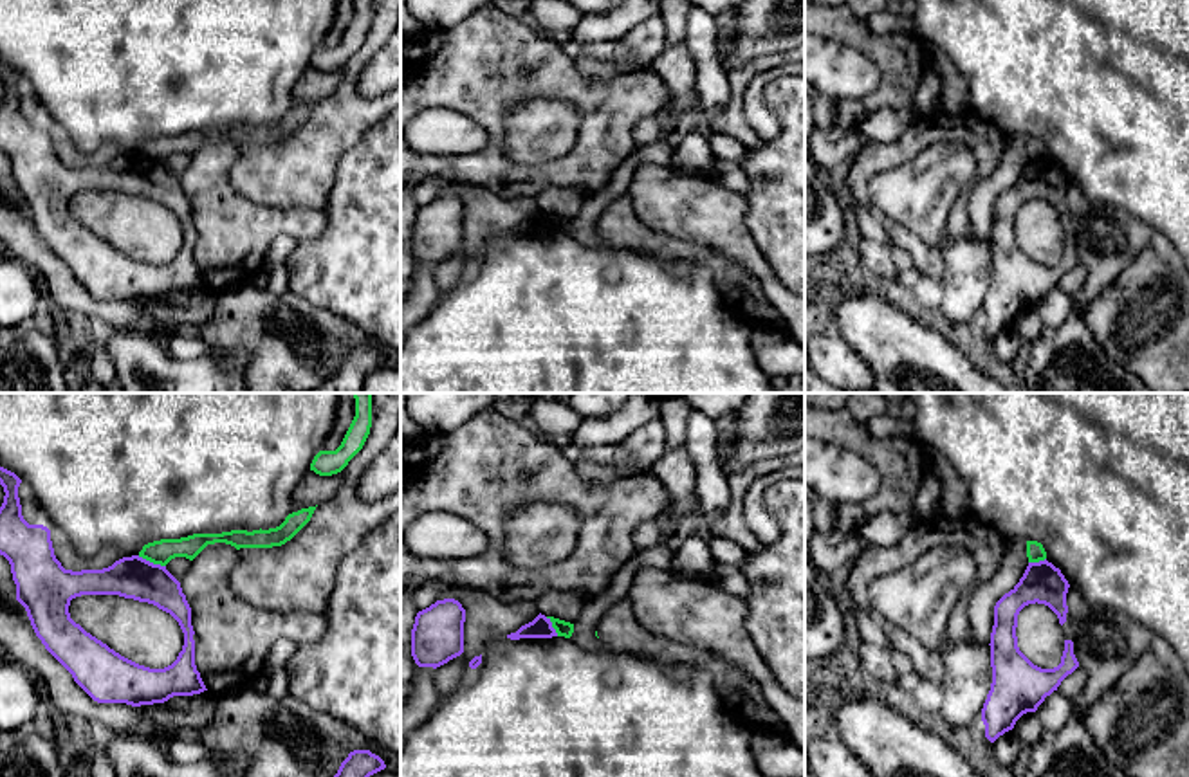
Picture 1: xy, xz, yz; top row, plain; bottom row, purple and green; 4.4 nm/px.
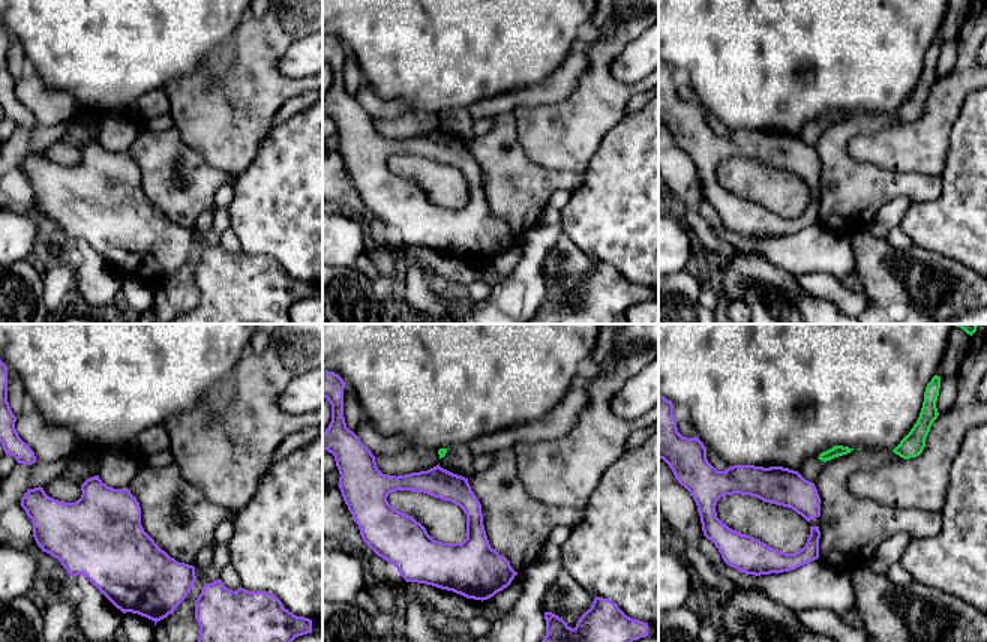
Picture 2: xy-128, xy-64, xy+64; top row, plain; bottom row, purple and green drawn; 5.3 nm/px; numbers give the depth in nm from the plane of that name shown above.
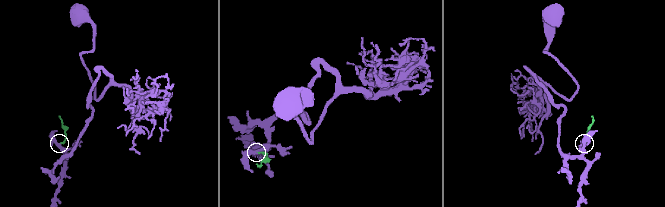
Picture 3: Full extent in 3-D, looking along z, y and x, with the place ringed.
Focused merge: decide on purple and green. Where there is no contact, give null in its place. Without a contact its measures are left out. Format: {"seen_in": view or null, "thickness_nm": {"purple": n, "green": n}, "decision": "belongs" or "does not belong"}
{"seen_in": "xy", "thickness_nm": {"purple": 190, "green": 110}, "decision": "does not belong"}

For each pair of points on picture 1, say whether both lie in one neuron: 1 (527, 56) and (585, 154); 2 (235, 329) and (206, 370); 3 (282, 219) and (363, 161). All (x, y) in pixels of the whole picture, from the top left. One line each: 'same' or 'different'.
1: same
2: different
3: different

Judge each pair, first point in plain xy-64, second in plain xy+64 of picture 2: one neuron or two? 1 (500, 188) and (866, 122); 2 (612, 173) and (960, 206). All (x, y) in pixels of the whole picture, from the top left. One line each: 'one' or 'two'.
1: one
2: one

